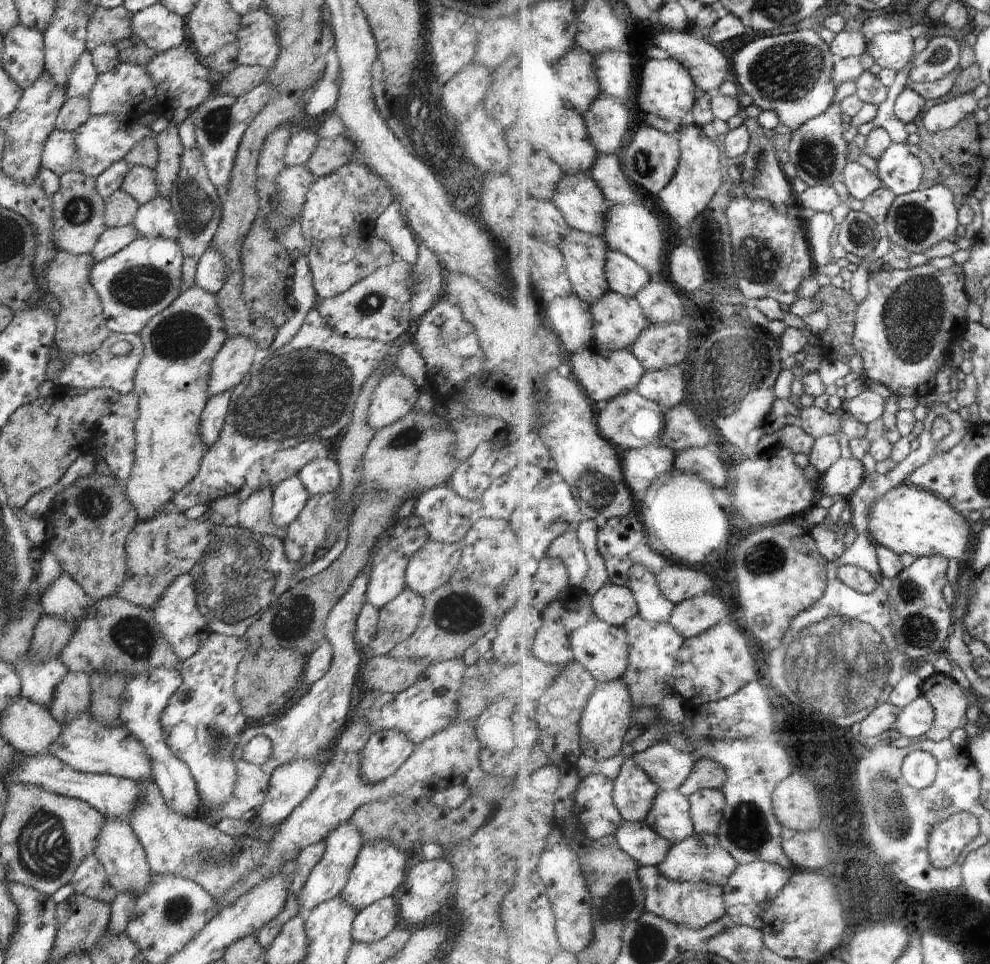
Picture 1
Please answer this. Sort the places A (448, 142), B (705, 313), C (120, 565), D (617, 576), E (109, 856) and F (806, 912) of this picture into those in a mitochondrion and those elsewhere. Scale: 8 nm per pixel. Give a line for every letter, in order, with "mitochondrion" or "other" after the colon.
A: other
B: other
C: other
D: other
E: other
F: other

